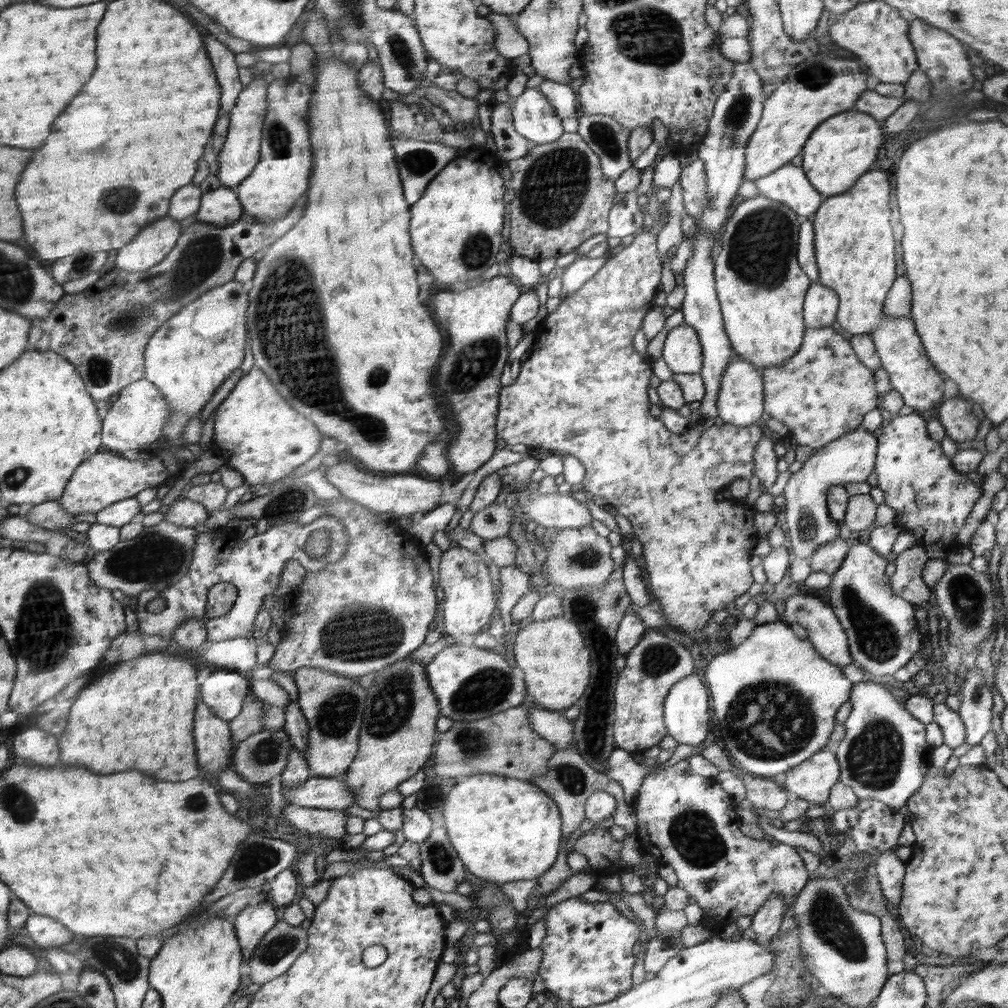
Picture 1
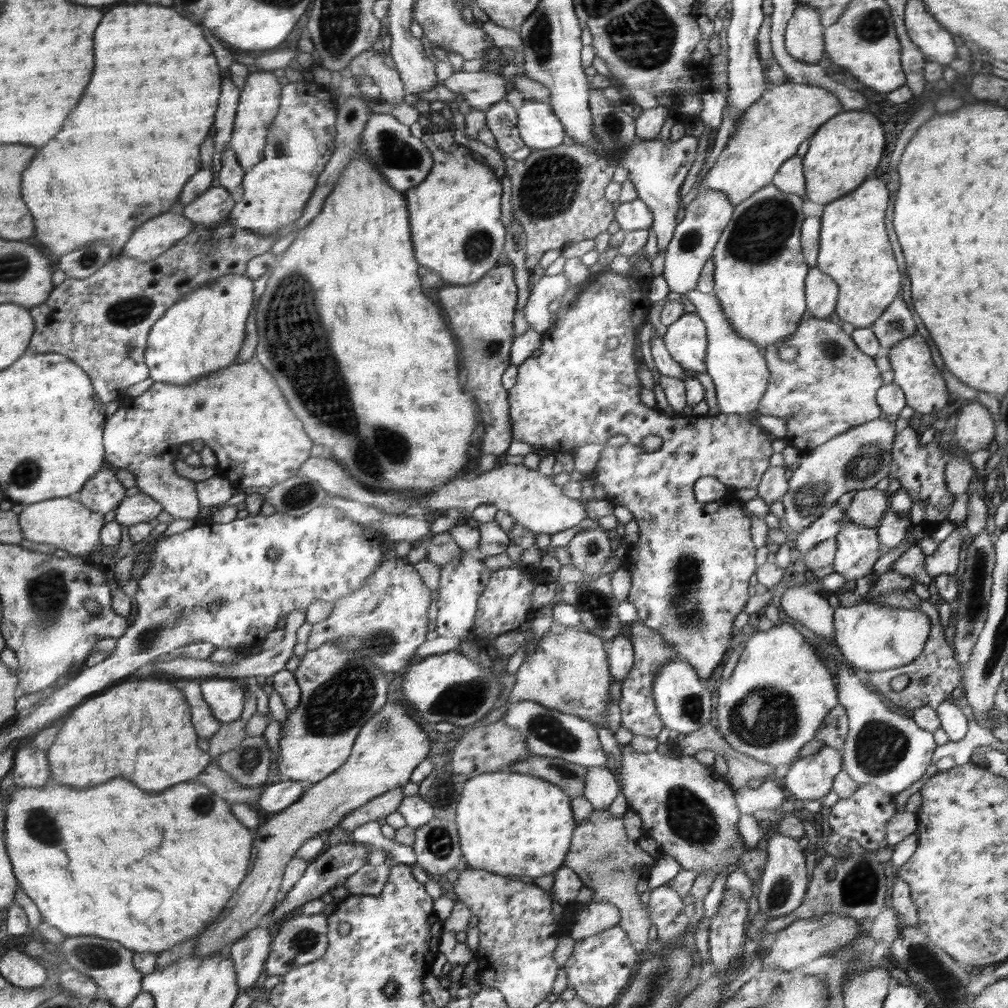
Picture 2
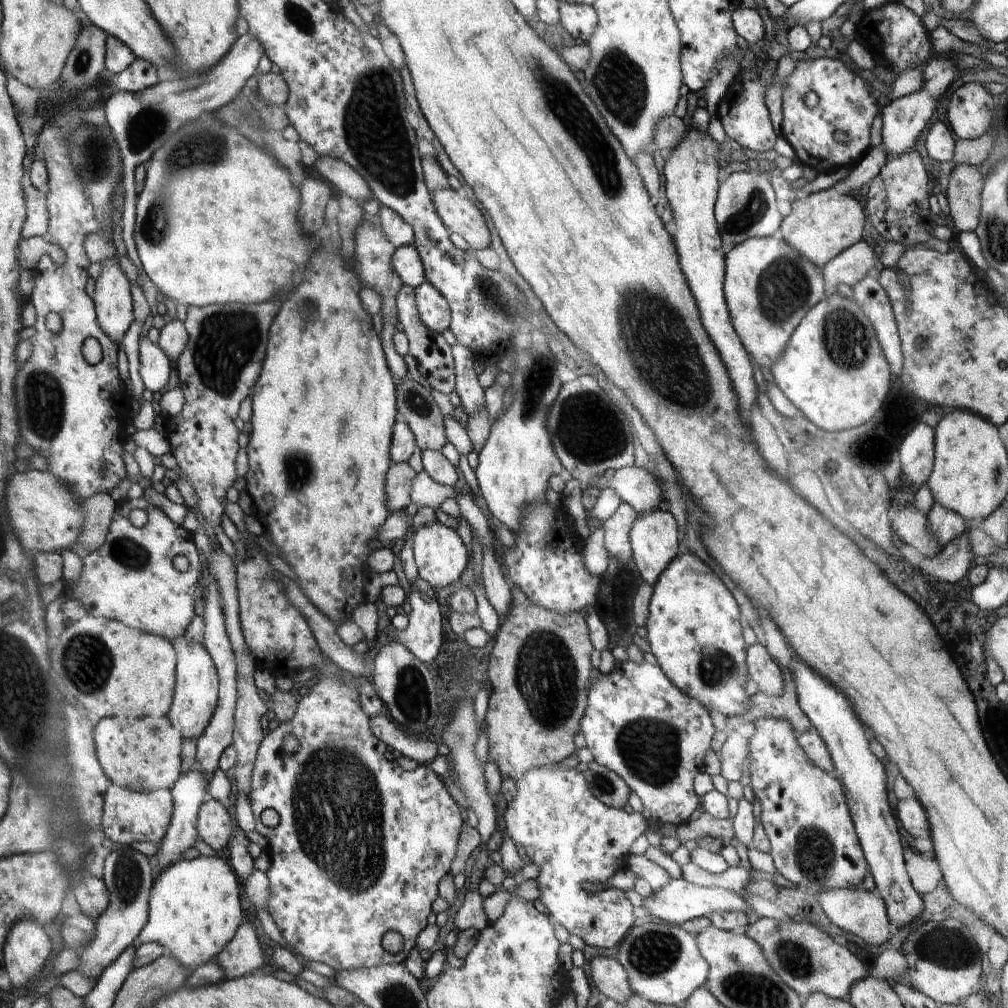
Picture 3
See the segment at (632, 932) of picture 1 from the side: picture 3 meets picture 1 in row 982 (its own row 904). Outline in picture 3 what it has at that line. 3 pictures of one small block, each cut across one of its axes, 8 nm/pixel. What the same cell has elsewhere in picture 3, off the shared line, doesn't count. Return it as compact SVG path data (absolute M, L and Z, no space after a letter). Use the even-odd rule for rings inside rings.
M534 766L516 782L517 794L507 805L504 813L506 832L516 848L524 848L529 858L540 872L536 878L540 890L540 902L547 908L551 918L564 926L572 936L578 936L588 946L610 949L620 944L629 934L634 924L634 910L623 890L608 890L608 880L614 872L628 868L630 844L644 834L644 818L636 812L626 812L605 805L589 788L589 781L575 768L561 769L552 766ZM586 882L602 886L600 892L586 890Z

